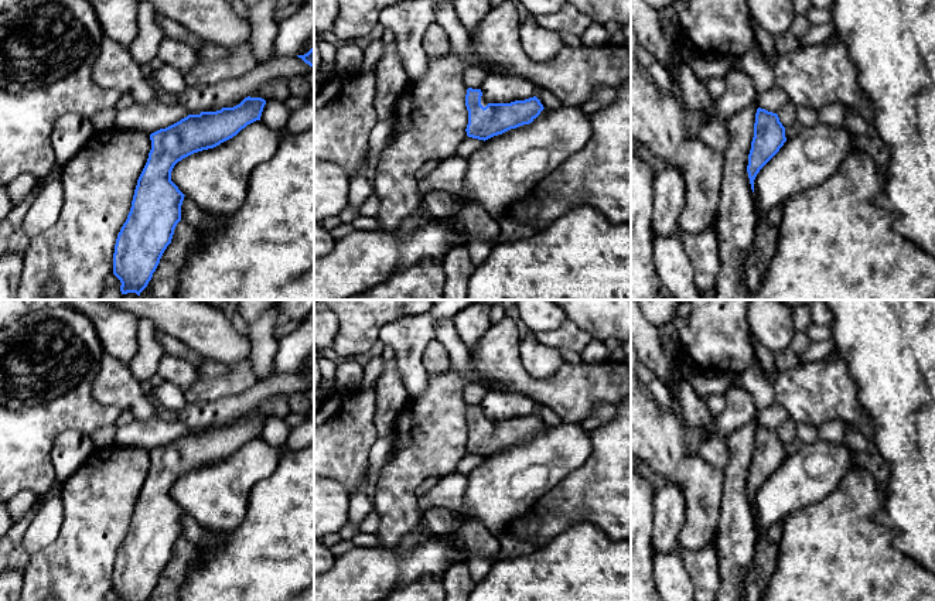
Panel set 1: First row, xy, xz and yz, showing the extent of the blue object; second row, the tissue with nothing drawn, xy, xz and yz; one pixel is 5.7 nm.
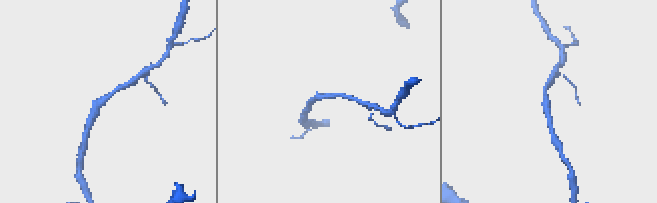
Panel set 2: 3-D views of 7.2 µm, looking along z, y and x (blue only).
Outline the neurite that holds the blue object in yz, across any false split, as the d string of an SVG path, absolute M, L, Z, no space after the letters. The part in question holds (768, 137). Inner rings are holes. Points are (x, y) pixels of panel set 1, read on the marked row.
M758 107L747 165L753 192L757 174L779 151L785 141L785 127L778 115Z

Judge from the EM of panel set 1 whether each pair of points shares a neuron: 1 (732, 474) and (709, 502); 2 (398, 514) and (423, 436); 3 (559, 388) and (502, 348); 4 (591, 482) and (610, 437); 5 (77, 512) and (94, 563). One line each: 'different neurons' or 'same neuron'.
1: different neurons
2: same neuron
3: same neuron
4: same neuron
5: same neuron

